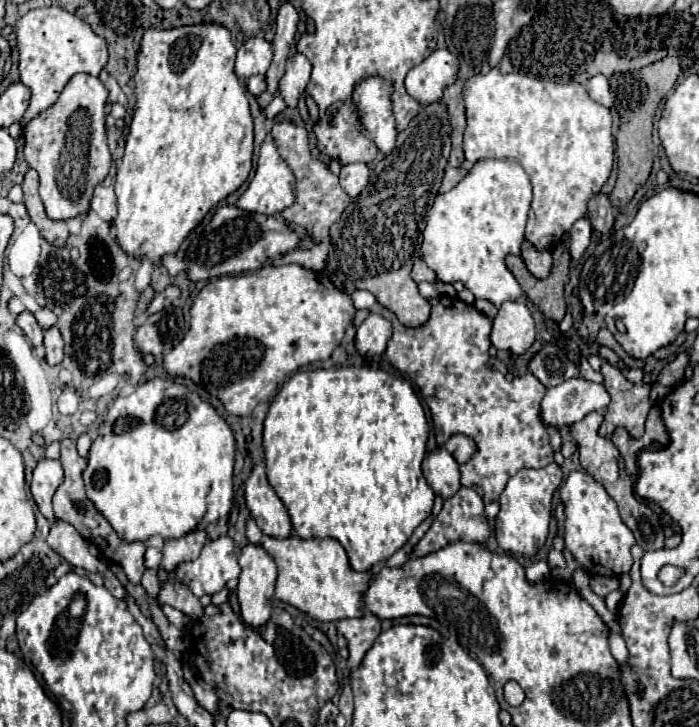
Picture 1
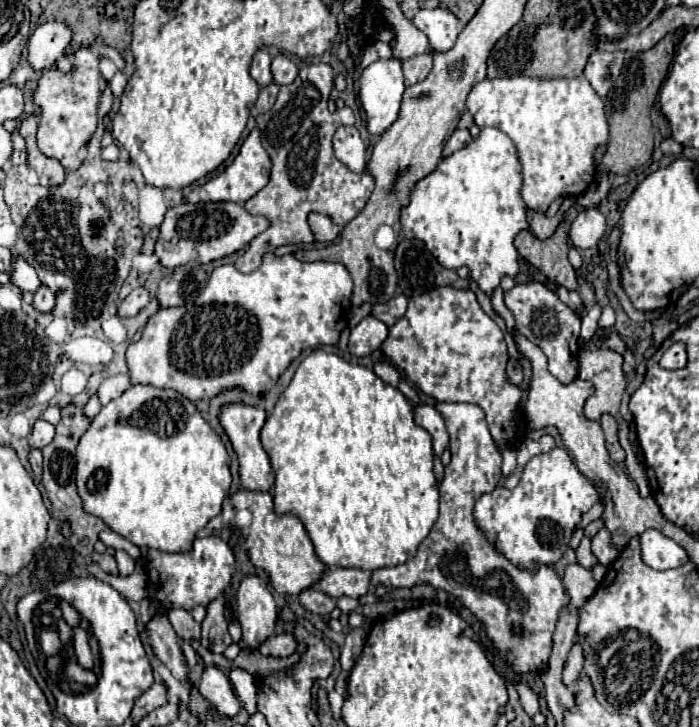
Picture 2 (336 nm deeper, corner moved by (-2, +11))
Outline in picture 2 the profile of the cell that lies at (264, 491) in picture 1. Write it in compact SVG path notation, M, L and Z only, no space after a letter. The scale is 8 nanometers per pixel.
M231 404L225 406L221 410L221 424L239 456L239 476L241 476L241 484L245 490L253 490L253 492L269 492L273 488L275 482L275 474L269 462L267 452L261 446L259 440L259 432L265 424L265 412L261 408L251 408L251 406L243 406L243 404Z

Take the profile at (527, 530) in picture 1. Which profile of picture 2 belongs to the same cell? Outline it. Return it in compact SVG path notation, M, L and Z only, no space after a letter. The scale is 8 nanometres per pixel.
M561 446L533 456L513 490L505 486L481 496L475 504L475 520L485 530L489 542L519 568L555 564L569 546L571 532L593 504L599 502L595 484L589 482Z

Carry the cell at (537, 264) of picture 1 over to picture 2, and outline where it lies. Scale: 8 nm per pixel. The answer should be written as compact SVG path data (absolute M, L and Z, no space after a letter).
M565 197L563 203L557 212L557 214L552 218L547 218L545 214L541 214L541 212L535 212L535 210L529 210L527 212L527 222L529 222L529 230L539 238L539 240L545 240L545 238L549 238L553 232L555 232L555 228L557 228L557 224L560 224L560 221L565 214L565 212L575 203L575 198Z

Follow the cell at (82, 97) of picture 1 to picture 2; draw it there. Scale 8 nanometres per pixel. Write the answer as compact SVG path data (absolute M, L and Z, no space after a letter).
M87 48L75 52L73 68L69 72L61 72L57 68L47 70L35 88L33 102L39 108L39 132L37 146L47 158L55 158L67 172L77 170L83 164L83 150L98 125L99 108L99 56Z

